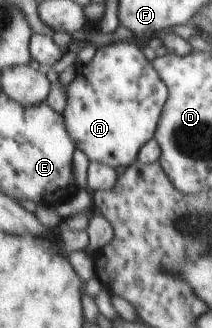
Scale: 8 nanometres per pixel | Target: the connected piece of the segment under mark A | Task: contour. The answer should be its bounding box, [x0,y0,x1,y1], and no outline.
[62,43,167,167]

